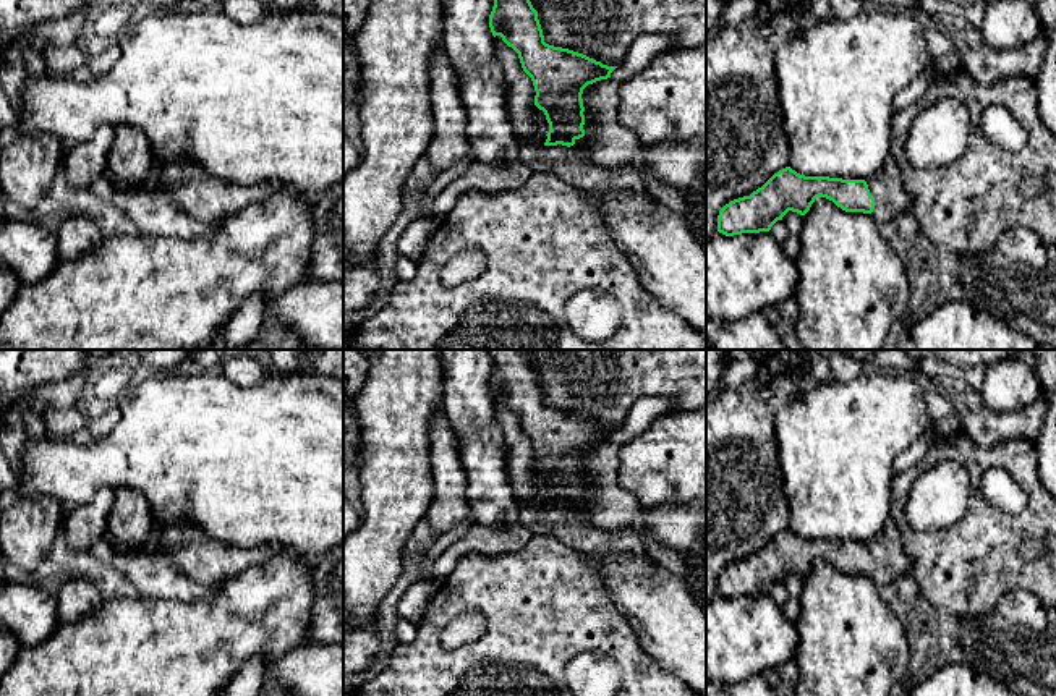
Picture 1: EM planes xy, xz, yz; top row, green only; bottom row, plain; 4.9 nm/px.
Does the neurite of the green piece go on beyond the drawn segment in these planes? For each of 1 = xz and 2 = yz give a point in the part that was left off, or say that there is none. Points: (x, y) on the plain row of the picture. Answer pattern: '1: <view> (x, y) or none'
1: xz (671, 627)
2: yz (891, 562)

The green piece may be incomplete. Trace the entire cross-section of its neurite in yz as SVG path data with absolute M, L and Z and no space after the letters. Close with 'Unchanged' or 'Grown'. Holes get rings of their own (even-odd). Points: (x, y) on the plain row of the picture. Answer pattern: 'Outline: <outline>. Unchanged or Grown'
Outline: M894 521L868 542L805 539L786 529L750 558L726 567L717 594L726 599L769 594L789 573L805 578L820 558L845 575L870 576L878 588L913 571Z. Grown

